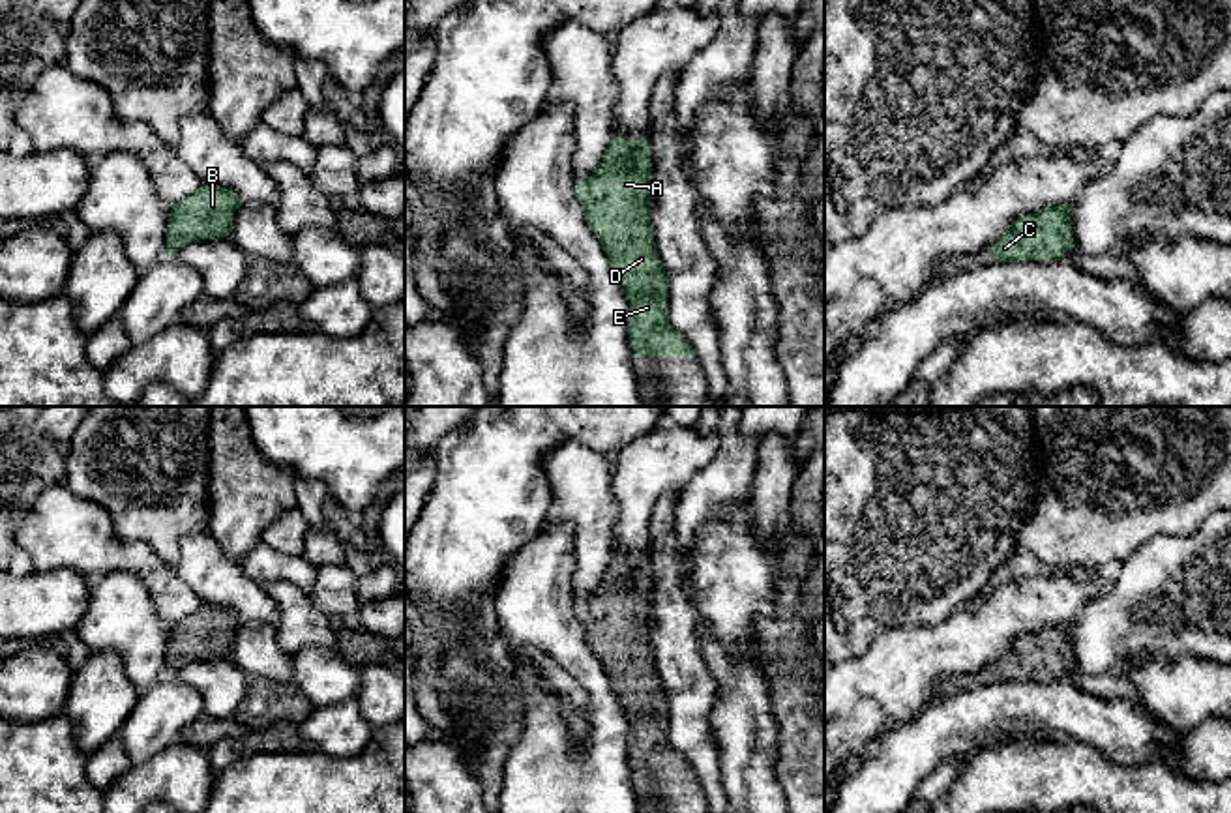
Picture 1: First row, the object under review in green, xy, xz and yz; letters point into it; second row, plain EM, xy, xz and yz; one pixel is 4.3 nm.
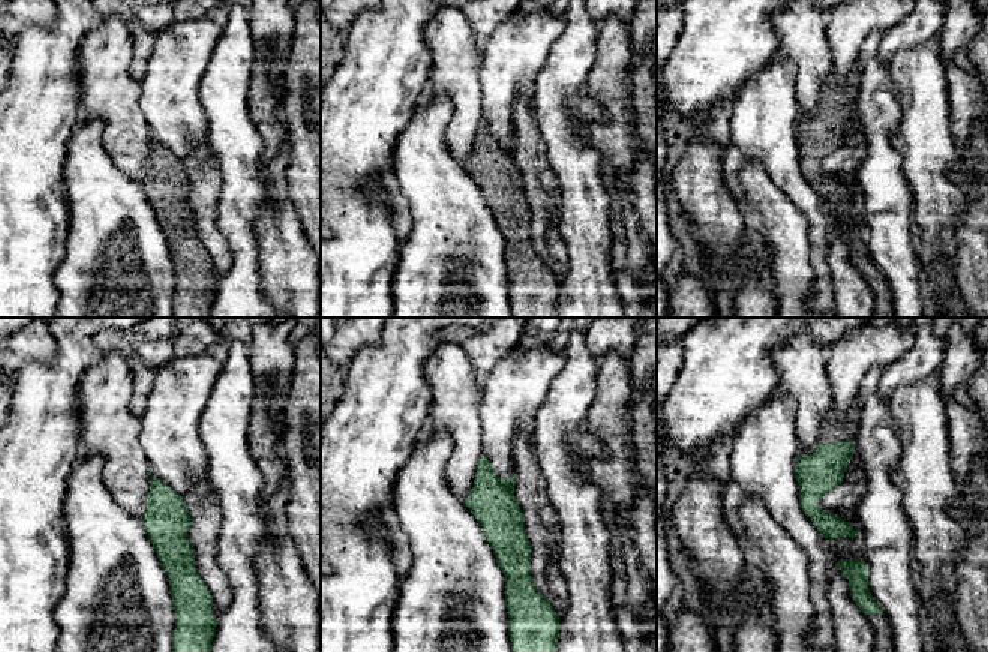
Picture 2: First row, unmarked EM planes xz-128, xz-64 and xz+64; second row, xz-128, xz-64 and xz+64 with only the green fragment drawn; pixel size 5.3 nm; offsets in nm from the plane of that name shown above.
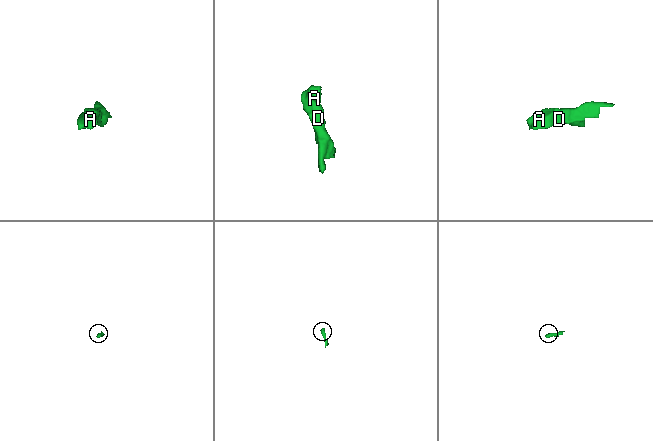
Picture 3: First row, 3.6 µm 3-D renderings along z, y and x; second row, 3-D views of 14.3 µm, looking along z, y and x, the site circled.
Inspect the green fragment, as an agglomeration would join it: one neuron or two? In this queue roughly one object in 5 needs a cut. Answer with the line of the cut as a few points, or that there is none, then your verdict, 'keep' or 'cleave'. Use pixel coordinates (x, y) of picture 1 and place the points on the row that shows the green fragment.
no cut | keep

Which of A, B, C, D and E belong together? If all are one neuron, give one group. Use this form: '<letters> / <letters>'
A B C D E

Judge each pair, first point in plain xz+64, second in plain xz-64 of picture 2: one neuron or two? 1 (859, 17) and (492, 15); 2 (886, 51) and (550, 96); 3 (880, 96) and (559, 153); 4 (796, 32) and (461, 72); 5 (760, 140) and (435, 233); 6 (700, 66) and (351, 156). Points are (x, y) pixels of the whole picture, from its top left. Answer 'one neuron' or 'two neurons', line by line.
1: two neurons
2: one neuron
3: two neurons
4: one neuron
5: one neuron
6: one neuron

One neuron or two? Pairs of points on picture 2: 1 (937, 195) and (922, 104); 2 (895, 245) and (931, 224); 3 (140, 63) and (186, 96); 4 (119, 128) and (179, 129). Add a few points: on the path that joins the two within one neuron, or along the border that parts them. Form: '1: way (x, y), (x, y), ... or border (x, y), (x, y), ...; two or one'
1: way (931, 173), (928, 150), (924, 141), (924, 126); one
2: border (912, 218), (915, 227); two
3: border (158, 35), (147, 69), (140, 80); two
4: border (140, 93), (140, 108), (149, 128); two

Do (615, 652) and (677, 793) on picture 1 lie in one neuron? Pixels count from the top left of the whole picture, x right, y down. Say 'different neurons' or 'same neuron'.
same neuron

